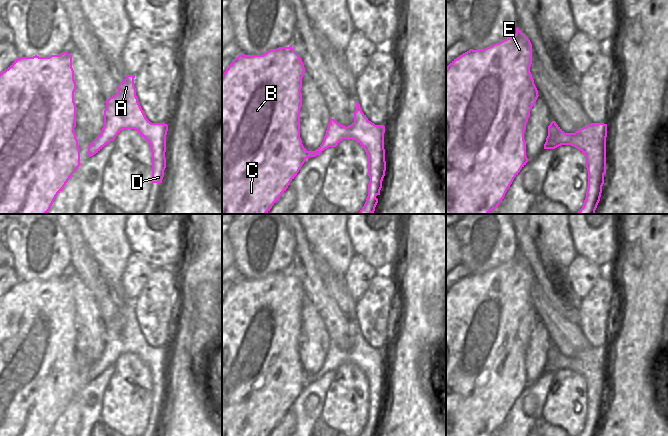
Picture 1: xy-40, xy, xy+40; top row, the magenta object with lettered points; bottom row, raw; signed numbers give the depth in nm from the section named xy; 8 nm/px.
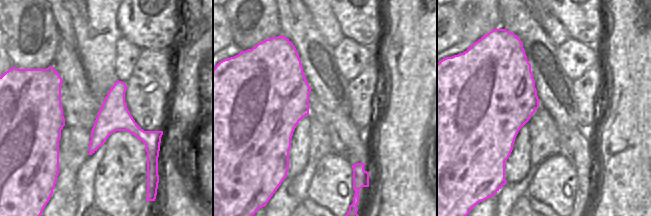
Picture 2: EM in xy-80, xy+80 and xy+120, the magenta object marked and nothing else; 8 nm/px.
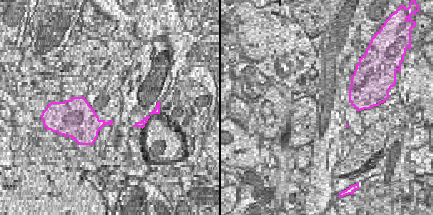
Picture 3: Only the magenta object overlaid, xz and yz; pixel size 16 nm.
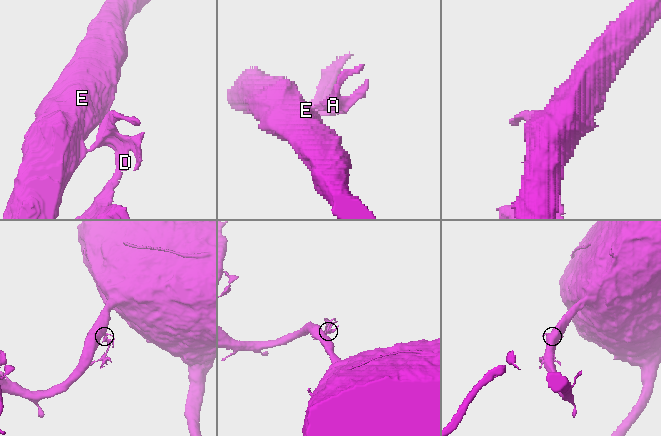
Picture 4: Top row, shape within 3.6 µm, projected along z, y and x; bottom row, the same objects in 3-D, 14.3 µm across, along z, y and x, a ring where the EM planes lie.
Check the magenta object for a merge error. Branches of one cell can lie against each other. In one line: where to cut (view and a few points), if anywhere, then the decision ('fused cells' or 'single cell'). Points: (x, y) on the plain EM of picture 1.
xy (307, 375), (308, 380) | fused cells

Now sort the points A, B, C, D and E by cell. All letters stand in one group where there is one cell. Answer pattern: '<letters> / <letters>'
A D / B C E

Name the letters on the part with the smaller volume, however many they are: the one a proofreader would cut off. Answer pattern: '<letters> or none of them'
A, D

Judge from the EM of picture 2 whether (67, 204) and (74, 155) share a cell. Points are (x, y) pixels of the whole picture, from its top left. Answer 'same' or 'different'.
same

